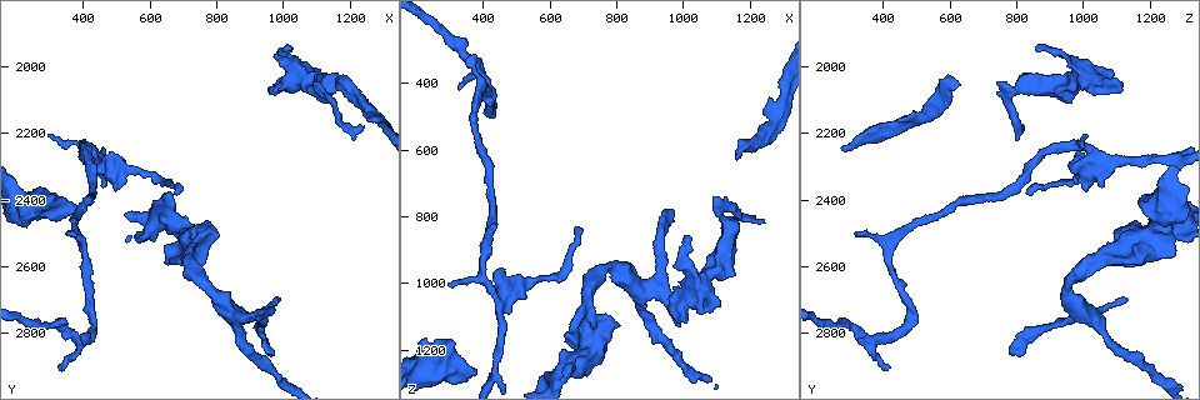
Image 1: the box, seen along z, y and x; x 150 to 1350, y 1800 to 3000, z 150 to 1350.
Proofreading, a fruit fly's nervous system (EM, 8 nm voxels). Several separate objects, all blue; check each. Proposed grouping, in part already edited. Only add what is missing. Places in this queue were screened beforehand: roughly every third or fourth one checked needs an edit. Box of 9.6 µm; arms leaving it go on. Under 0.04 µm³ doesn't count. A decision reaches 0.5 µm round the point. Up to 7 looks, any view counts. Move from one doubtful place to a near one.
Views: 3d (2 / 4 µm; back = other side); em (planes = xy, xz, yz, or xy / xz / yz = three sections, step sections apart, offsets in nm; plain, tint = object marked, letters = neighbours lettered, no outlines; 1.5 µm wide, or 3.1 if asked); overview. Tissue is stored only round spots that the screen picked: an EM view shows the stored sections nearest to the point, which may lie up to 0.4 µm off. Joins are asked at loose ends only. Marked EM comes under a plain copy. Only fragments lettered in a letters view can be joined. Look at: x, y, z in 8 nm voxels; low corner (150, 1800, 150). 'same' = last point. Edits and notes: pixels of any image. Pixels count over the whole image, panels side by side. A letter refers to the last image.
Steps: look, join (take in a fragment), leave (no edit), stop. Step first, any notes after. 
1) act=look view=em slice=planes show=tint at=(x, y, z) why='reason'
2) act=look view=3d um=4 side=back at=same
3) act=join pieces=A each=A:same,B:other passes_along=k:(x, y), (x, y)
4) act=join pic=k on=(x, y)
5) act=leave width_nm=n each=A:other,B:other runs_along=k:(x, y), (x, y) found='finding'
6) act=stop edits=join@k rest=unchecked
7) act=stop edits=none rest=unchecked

act=look view=3d um=2 at=(1090, 2030, 1080)

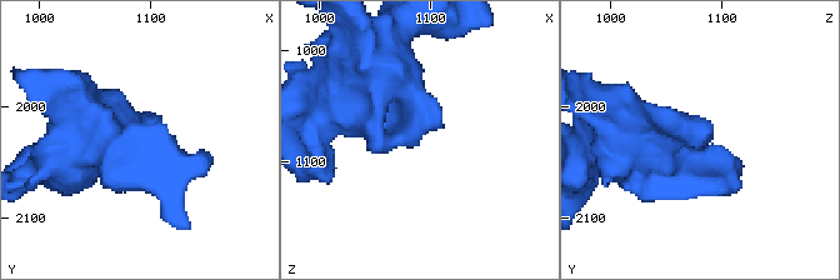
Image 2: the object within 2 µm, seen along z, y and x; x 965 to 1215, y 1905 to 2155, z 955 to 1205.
act=look view=em slice=planes show=letters at=(1090, 2030, 1082) why='now the EM'

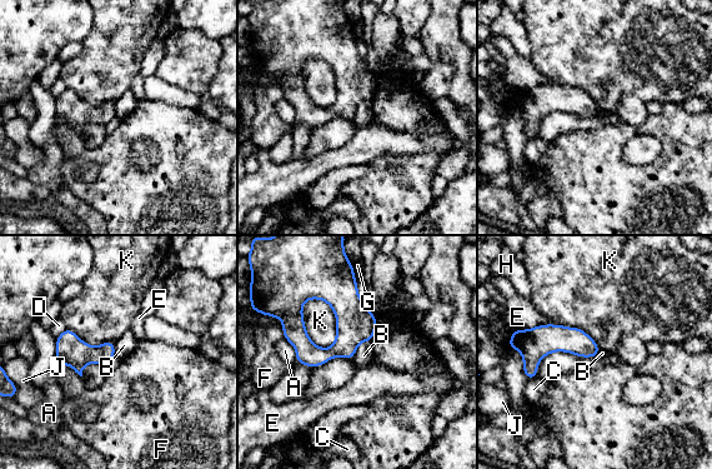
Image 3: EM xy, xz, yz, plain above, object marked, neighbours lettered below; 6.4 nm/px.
act=leave each=A:other,B:other,C:other,D:other,E:other,F:other,G:other,H:other,J:other,K:other border=3:(369, 340), (357, 347), (352, 358) found='no lettered fragment goes on from it'

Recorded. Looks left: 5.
act=look view=em slice=planes show=letters at=(1240, 2190, 820) why='an open end'

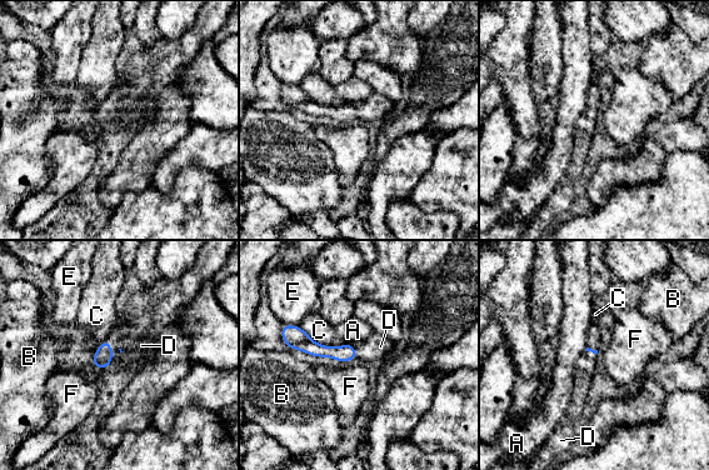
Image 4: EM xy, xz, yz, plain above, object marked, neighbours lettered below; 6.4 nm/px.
act=join pieces=D each=A:other,B:other,C:other,D:same,E:other,F:other passes_along=4:(345, 353), (355, 350), (374, 348) found='it goes on there'

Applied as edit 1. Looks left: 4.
act=look view=3d um=2 at=(660, 2600, 1160)

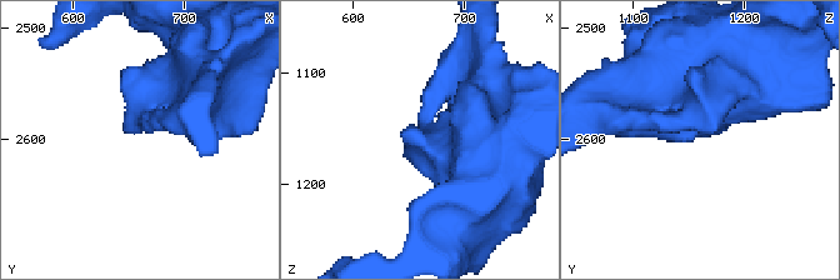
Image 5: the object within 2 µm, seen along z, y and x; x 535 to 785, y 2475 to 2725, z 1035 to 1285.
act=look view=em slice=planes show=letters at=(650, 2596, 1168)

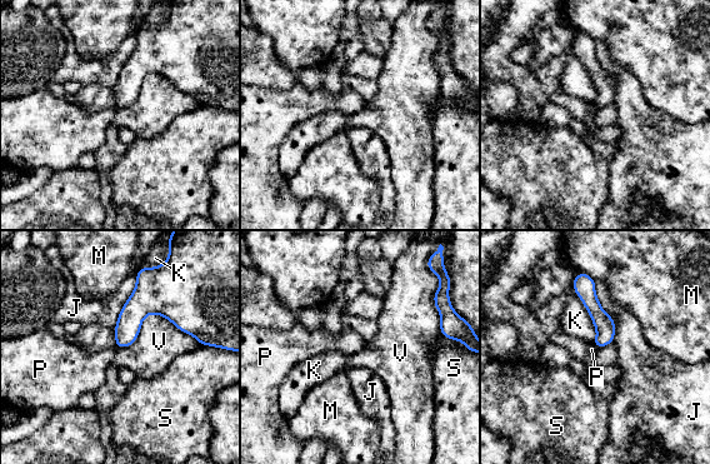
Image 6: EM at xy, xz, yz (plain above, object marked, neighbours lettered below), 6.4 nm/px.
act=leave each=J:other,K:other,M:other,P:other,S:other,V:other runs_along=6:(581, 278), (601, 320), (601, 344) found='none of them fits'

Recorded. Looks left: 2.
act=stop edits=join@4 rest=unchecked

